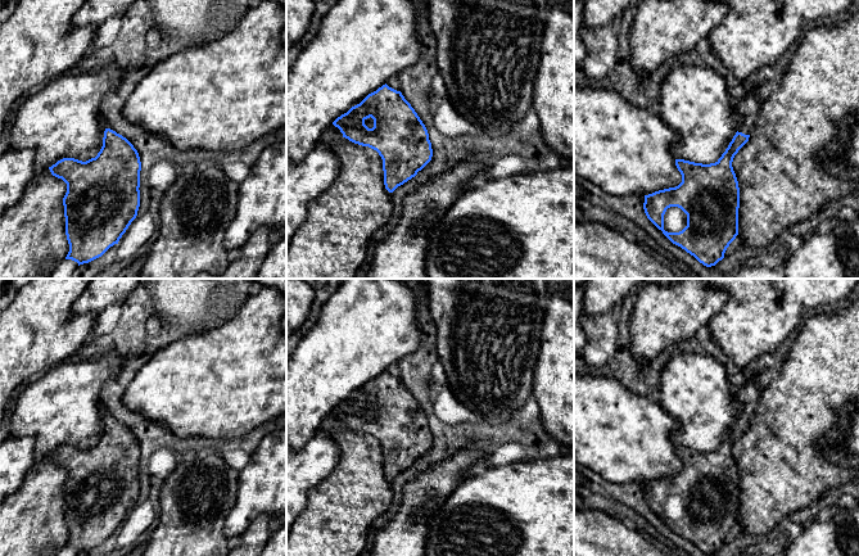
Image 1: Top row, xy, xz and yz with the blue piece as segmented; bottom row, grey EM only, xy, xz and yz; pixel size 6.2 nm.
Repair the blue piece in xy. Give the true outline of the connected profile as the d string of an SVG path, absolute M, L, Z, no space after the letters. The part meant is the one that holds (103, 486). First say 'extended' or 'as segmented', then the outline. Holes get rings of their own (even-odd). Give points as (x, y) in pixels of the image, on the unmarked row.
as segmented; M105 416L103 434L95 446L86 449L63 446L49 457L53 464L67 471L63 493L69 539L65 547L72 547L80 553L101 544L110 534L118 532L137 503L141 458L137 438L126 425Z

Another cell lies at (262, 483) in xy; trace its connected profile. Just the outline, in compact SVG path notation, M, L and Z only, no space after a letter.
M285 429L267 434L239 471L236 502L225 520L225 535L241 535L262 514L286 514Z

